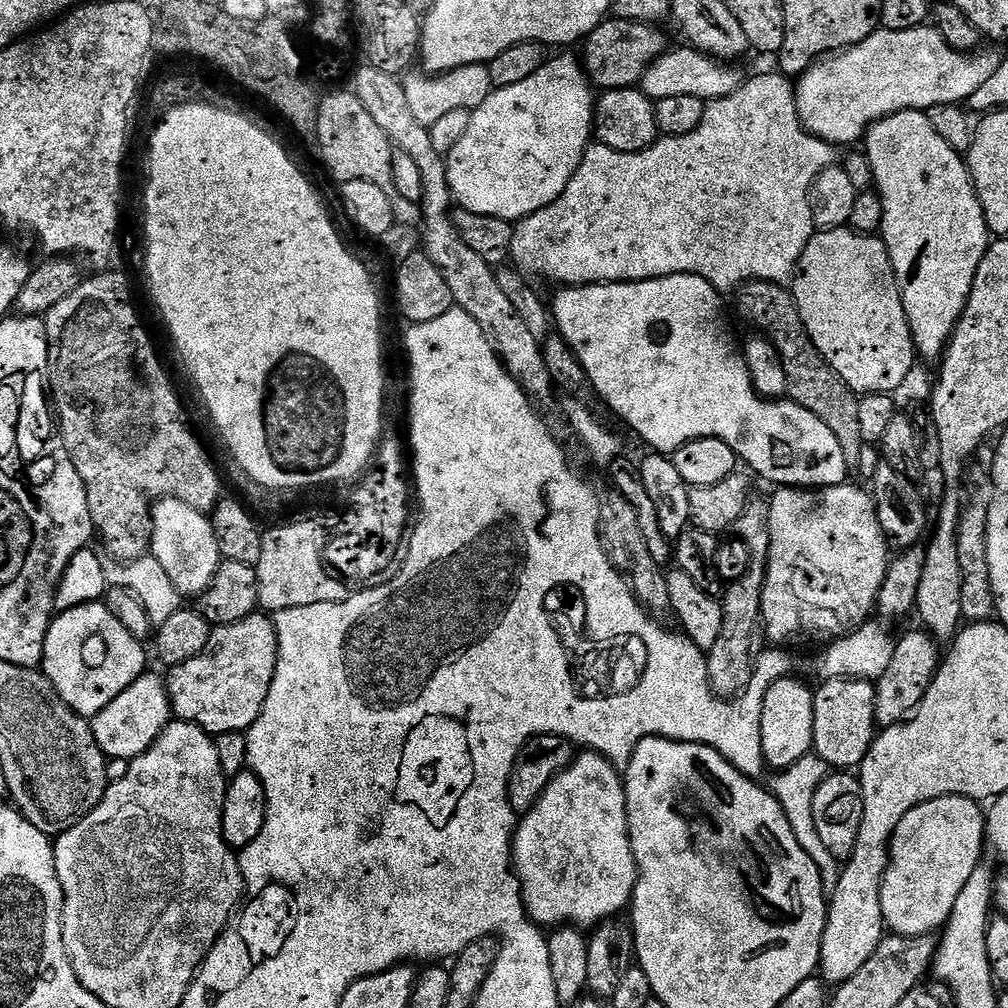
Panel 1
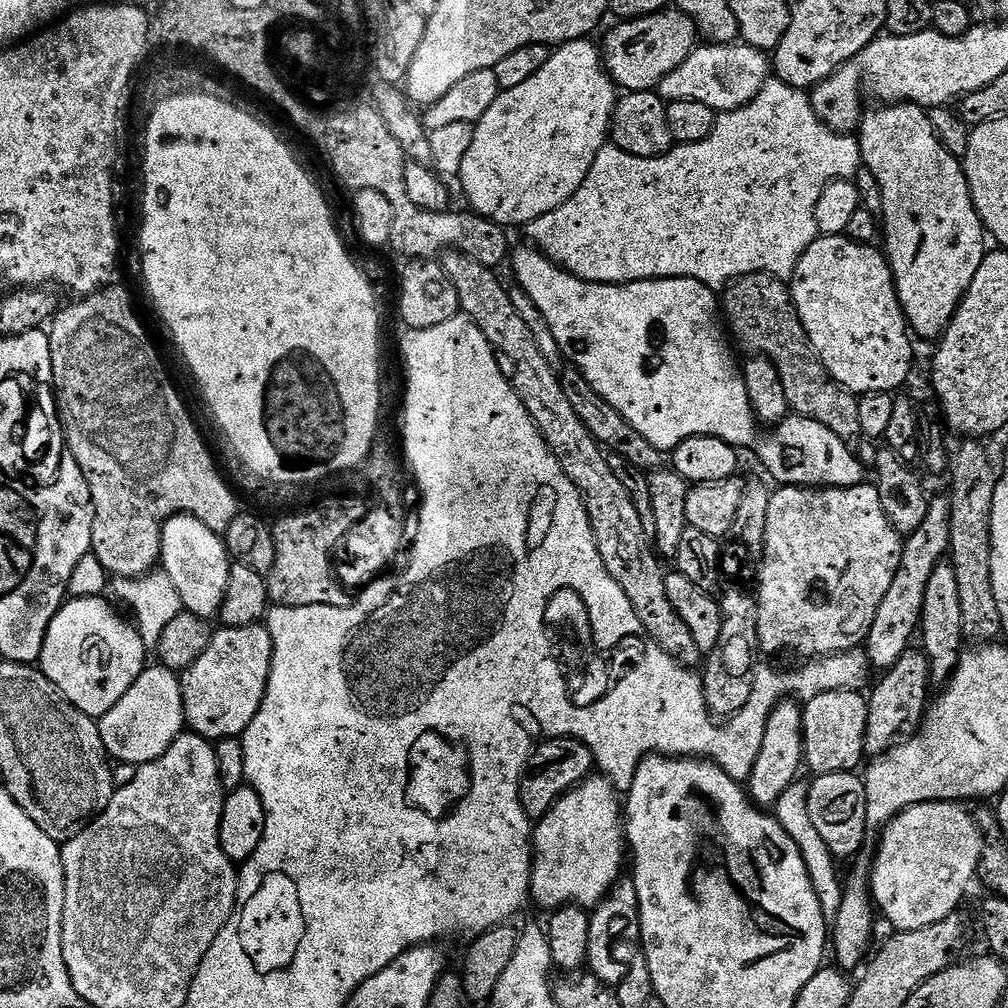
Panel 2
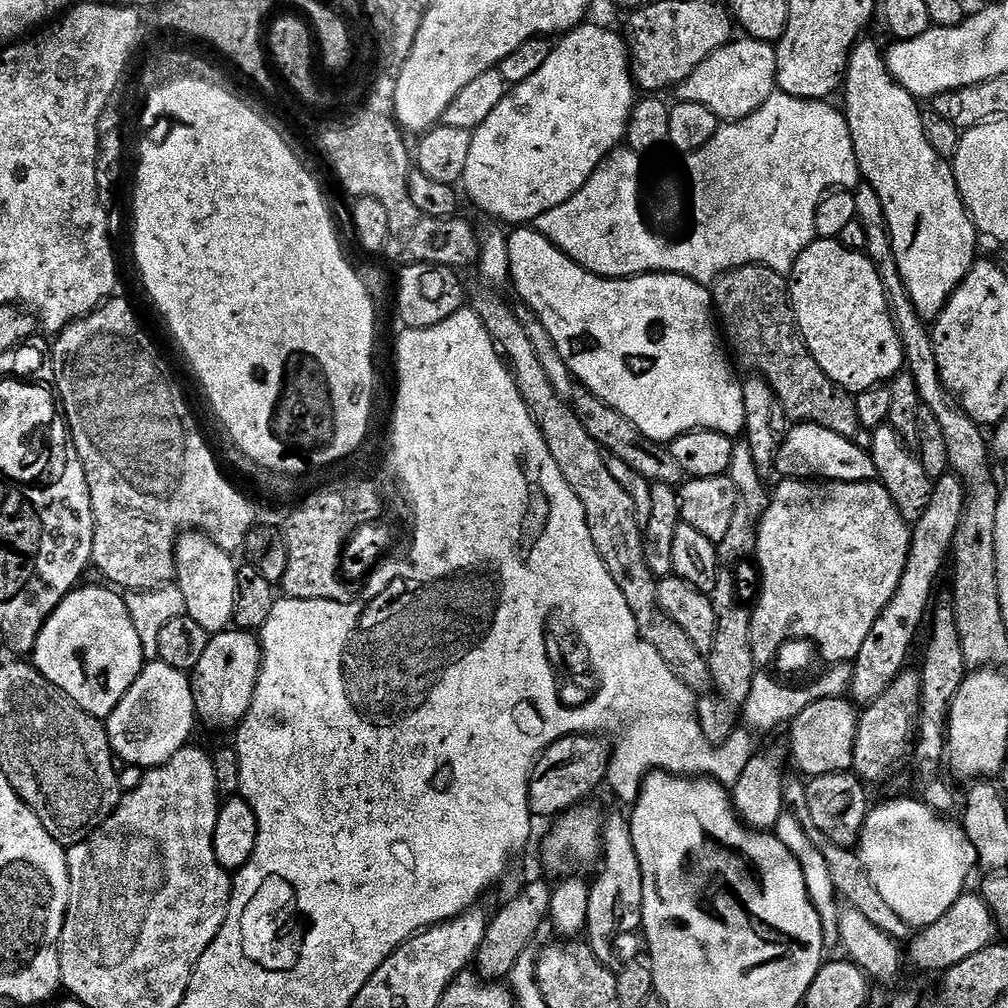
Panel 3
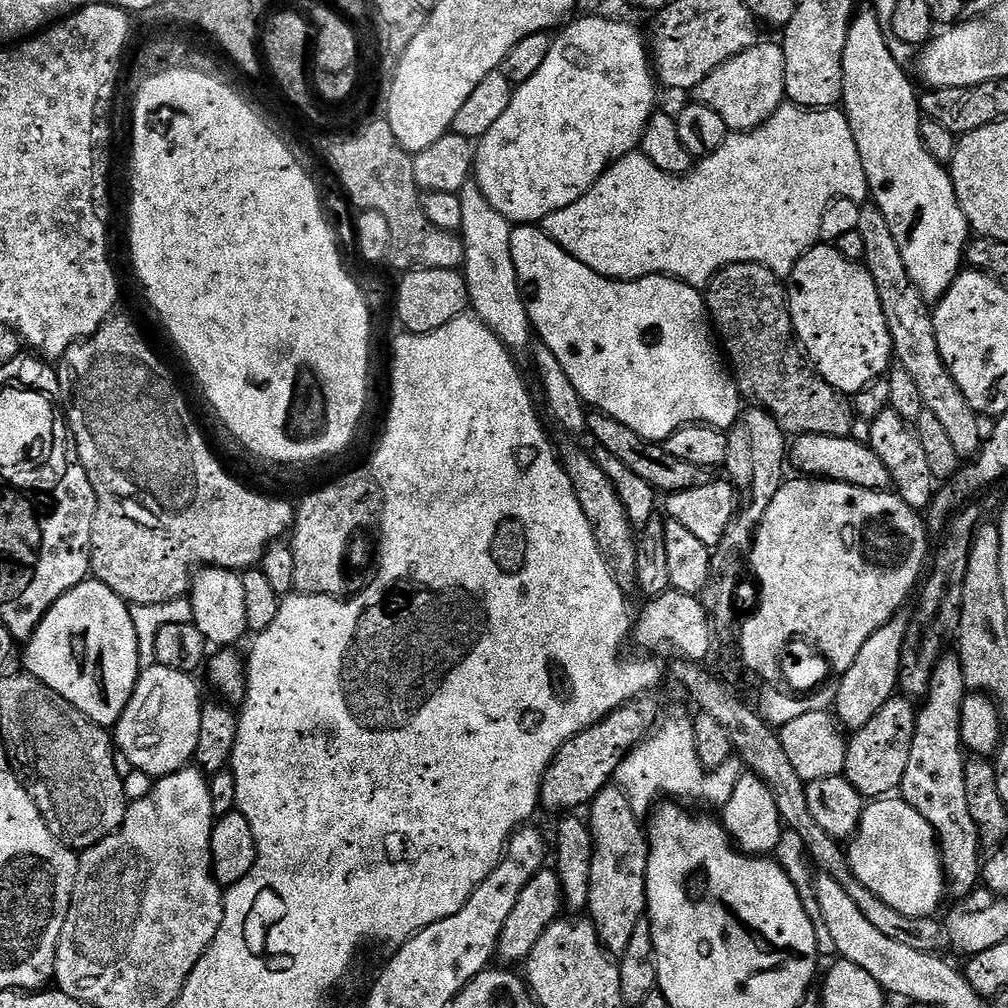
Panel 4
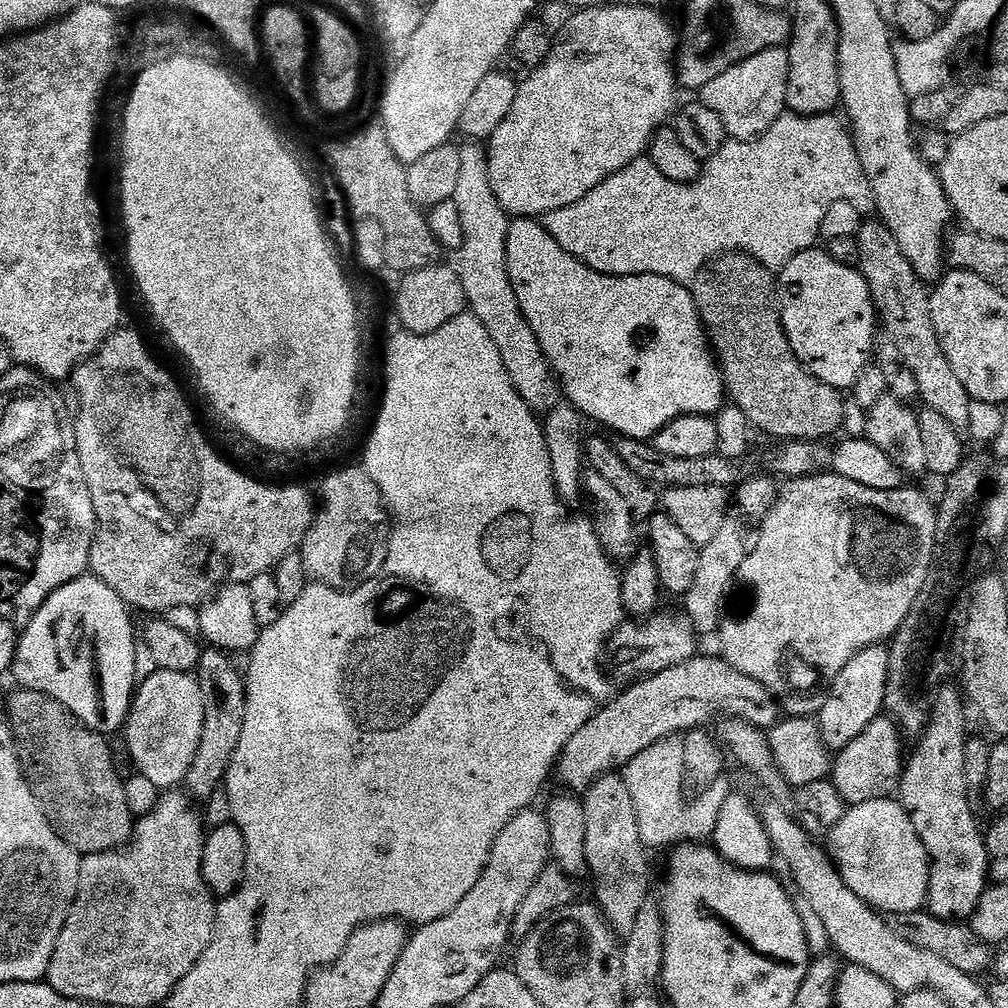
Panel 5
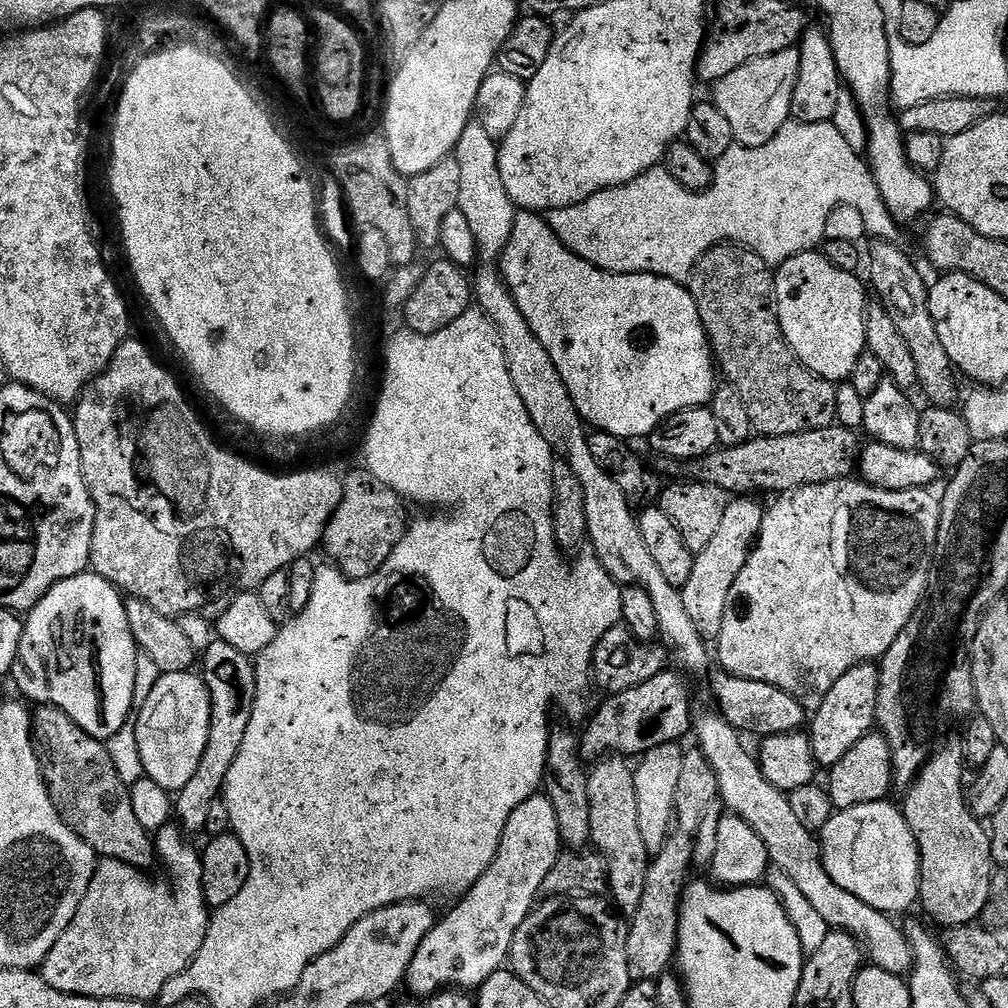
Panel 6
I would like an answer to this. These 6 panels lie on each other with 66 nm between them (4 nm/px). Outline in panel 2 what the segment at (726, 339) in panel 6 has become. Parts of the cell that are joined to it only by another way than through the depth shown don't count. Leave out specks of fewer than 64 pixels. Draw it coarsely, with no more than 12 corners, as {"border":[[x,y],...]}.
{"border":[[765,272],[722,292],[748,352],[778,366],[795,415],[849,446],[857,393],[816,357],[792,289]]}

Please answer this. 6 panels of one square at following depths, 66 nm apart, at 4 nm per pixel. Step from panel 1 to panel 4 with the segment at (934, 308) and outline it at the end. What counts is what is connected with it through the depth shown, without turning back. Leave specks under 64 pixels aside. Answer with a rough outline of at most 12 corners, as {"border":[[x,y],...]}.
{"border":[[875,12],[853,15],[842,111],[910,282],[965,263],[951,171]]}

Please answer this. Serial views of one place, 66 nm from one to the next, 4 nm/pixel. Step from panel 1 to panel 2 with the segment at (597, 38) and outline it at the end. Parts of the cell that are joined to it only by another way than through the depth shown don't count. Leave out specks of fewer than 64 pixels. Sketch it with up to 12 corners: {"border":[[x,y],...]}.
{"border":[[669,6],[624,18],[602,43],[617,89],[651,92],[698,46]]}

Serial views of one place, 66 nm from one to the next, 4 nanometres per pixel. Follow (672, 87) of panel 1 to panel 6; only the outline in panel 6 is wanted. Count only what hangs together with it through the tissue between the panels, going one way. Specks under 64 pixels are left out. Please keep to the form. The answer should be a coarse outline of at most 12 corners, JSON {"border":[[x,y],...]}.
{"border":[[799,47],[711,85],[739,147],[789,123]]}

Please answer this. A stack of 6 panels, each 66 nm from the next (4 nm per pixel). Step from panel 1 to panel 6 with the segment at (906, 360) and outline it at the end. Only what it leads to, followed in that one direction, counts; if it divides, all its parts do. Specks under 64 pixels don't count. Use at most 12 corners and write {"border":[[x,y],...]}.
{"border":[[816,250],[775,269],[784,341],[815,376],[851,377],[865,281]]}

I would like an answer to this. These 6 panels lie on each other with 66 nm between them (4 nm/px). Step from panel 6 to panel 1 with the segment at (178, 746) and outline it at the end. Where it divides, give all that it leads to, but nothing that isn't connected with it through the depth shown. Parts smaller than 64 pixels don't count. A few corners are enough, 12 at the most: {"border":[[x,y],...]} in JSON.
{"border":[[139,676],[90,723],[131,762],[173,716],[165,677]]}

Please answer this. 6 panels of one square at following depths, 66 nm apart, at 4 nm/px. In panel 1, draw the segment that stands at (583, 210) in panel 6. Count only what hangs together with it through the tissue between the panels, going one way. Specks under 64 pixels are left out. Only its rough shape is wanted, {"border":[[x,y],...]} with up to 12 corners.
{"border":[[789,77],[515,225],[556,286],[789,285],[837,149]]}

